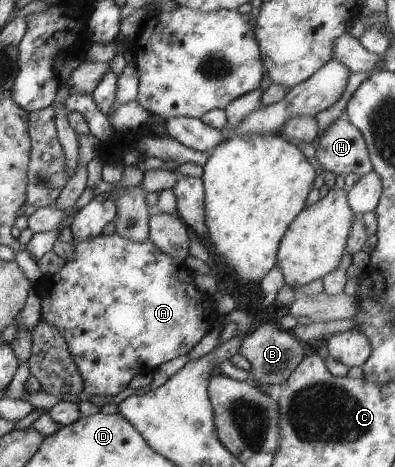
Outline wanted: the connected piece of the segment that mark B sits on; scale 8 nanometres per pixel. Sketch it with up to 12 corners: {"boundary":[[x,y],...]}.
{"boundary":[[261,324],[237,352],[258,387],[281,384],[304,357],[302,342]]}

